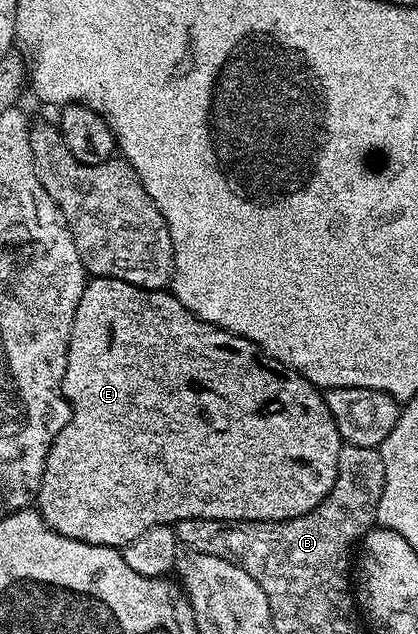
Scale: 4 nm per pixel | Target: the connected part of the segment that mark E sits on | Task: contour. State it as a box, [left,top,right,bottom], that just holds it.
[37,277,345,548]

